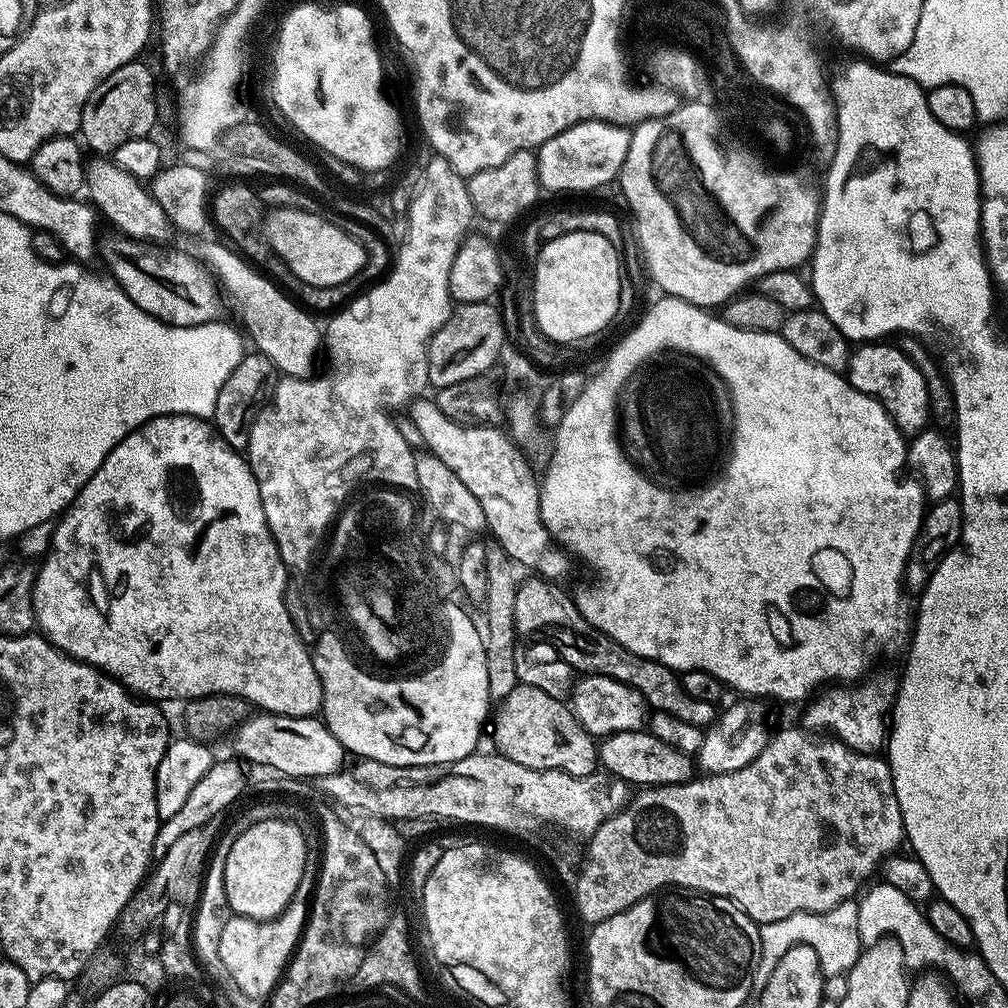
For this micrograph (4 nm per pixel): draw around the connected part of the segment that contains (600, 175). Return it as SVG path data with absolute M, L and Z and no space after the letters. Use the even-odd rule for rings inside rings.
M587 120L570 126L562 134L541 144L536 152L541 189L588 194L603 183L615 181L622 170L622 162L626 162L631 137L627 127L608 124L605 120Z

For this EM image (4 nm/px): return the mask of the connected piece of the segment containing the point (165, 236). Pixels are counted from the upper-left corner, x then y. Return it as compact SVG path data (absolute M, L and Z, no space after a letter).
M108 160L96 166L89 165L85 171L85 189L93 207L103 217L105 215L109 222L121 231L119 232L121 235L141 242L151 242L157 246L167 245L168 239L174 235L166 210L158 206L151 191L135 176L122 170L113 161Z

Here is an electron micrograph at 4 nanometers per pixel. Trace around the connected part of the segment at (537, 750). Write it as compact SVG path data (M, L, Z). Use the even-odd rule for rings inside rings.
M518 683L514 686L514 690L510 690L510 694L506 694L506 698L502 701L499 701L497 710L494 712L494 719L490 724L490 732L492 728L492 740L496 743L495 751L501 756L510 758L510 762L518 762L518 766L526 766L527 768L533 768L541 772L542 770L554 770L555 768L560 772L565 772L571 776L588 776L590 773L597 771L598 768L598 744L597 741L589 734L587 730L578 722L578 718L574 713L572 713L571 707L563 699L558 697L551 697L550 694L546 694L545 691L540 690L539 688Z

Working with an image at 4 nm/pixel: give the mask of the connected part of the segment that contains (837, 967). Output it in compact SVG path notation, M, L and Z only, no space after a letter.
M855 899L842 902L825 912L795 912L790 918L782 918L778 922L760 925L760 937L762 938L762 958L758 962L758 974L756 975L756 988L766 986L774 966L778 966L778 958L786 954L799 944L810 946L814 954L818 954L820 969L825 977L843 976L858 962L862 951L860 935L858 934L858 910L859 903Z

